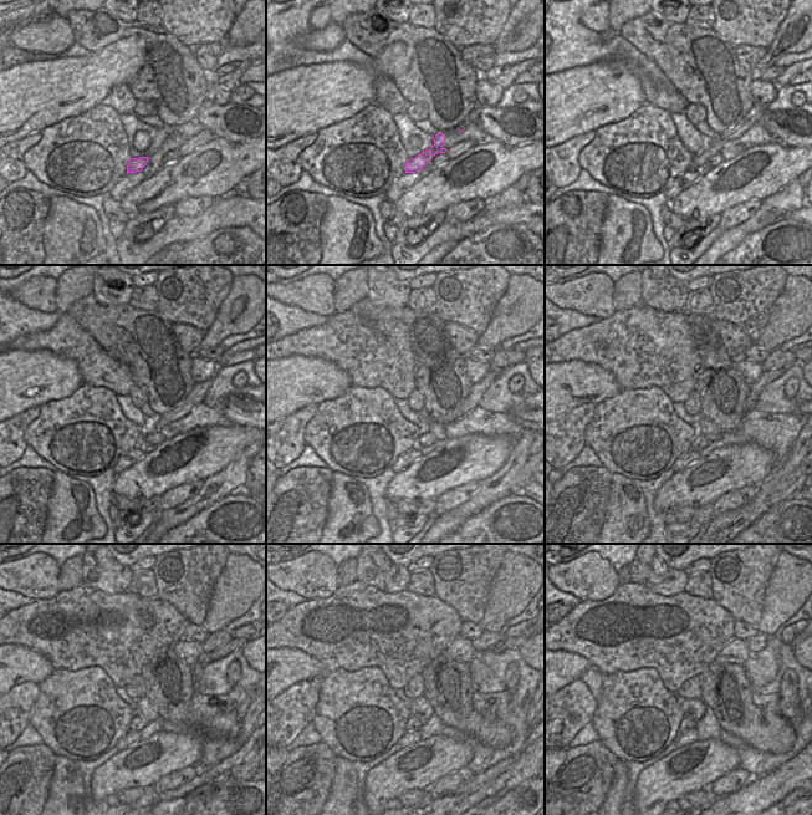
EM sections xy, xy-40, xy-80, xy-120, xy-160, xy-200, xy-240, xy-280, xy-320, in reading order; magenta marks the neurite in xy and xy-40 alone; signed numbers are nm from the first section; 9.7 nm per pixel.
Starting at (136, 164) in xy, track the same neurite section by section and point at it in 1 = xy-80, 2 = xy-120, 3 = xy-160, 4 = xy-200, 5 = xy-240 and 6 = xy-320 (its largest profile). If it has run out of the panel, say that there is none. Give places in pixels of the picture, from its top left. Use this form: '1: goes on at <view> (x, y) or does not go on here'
1: goes on at xy-80 (755, 115)
2: goes on at xy-120 (198, 395)
3: goes on at xy-160 (478, 390)
4: goes on at xy-200 (769, 376)
5: goes on at xy-240 (223, 651)
6: goes on at xy-320 (797, 640)

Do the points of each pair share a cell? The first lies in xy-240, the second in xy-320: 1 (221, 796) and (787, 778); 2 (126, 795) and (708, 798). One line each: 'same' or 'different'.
1: different
2: same

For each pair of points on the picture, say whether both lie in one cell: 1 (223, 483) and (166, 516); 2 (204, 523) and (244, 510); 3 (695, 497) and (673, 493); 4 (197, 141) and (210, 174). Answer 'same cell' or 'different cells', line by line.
1: same cell
2: same cell
3: same cell
4: different cells

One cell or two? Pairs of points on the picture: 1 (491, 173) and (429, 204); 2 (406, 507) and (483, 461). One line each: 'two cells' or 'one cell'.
1: one cell
2: two cells

